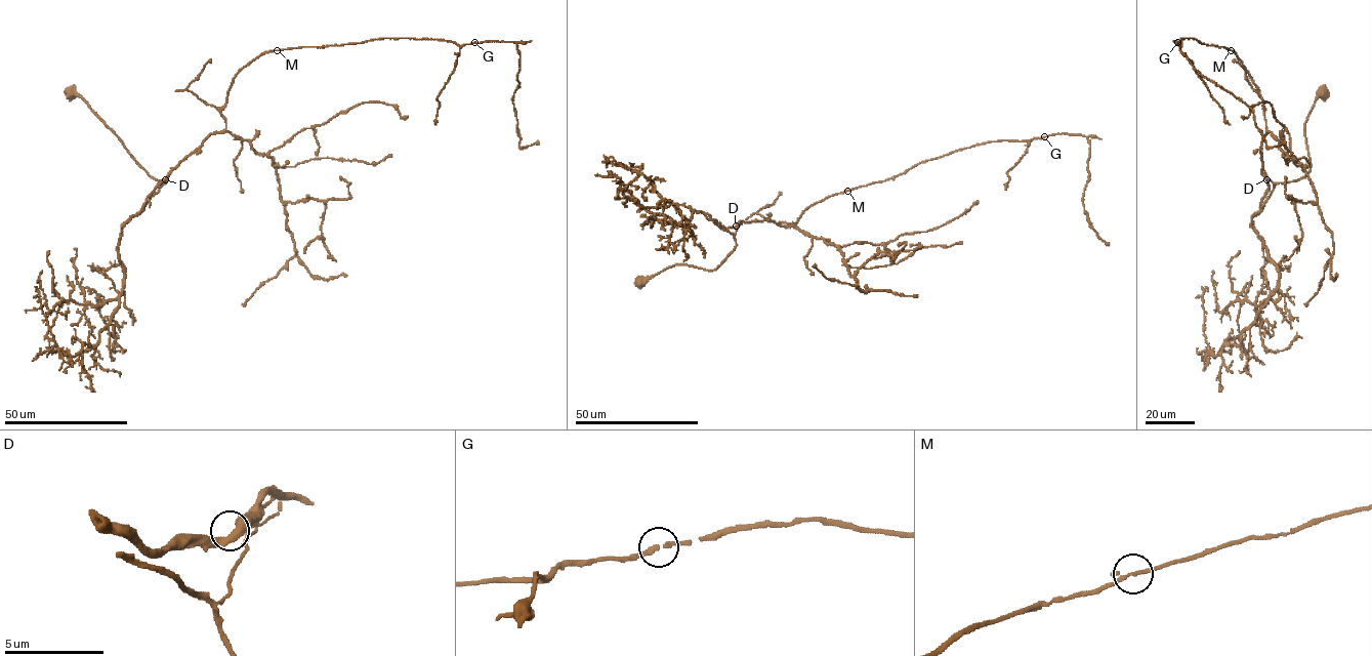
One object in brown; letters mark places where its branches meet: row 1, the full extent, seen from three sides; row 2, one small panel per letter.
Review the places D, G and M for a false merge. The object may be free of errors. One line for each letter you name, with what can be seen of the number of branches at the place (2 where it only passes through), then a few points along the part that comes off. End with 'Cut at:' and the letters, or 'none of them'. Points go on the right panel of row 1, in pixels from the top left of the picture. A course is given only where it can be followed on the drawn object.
Cut at: none of them

